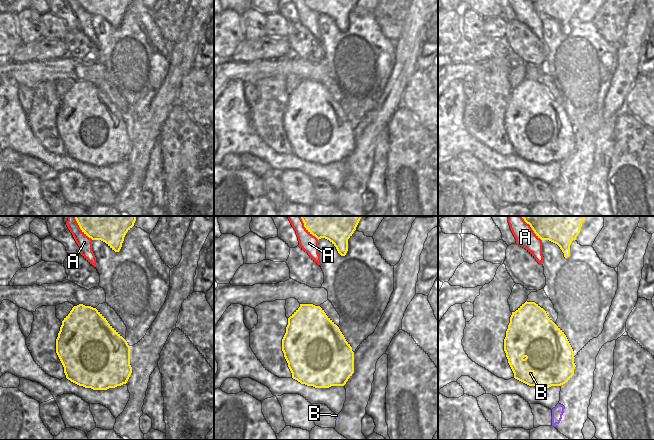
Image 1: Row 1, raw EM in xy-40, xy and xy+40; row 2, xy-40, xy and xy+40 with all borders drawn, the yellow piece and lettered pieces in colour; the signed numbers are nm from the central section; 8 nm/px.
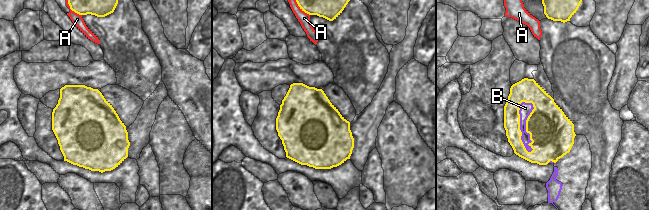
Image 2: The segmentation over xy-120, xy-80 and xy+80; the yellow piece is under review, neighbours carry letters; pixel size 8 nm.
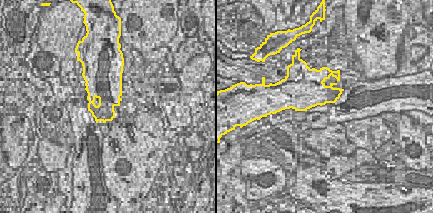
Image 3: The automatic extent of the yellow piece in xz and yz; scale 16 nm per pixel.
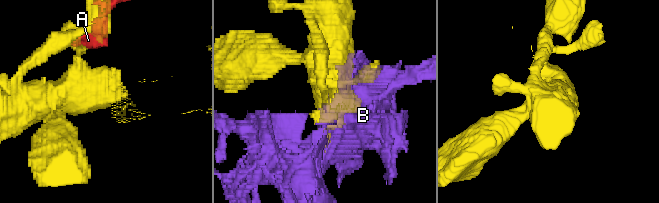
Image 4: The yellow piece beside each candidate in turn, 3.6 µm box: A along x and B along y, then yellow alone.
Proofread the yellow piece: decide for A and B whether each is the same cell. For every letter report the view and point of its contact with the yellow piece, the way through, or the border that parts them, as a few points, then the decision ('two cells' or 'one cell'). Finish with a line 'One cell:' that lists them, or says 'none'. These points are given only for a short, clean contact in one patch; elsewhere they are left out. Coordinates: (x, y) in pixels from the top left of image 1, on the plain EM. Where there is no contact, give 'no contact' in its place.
A: meets yellow in xy-40 at (84, 8); two cells
B: meets yellow in xy+40 at (530, 147); two cells
One cell: none

